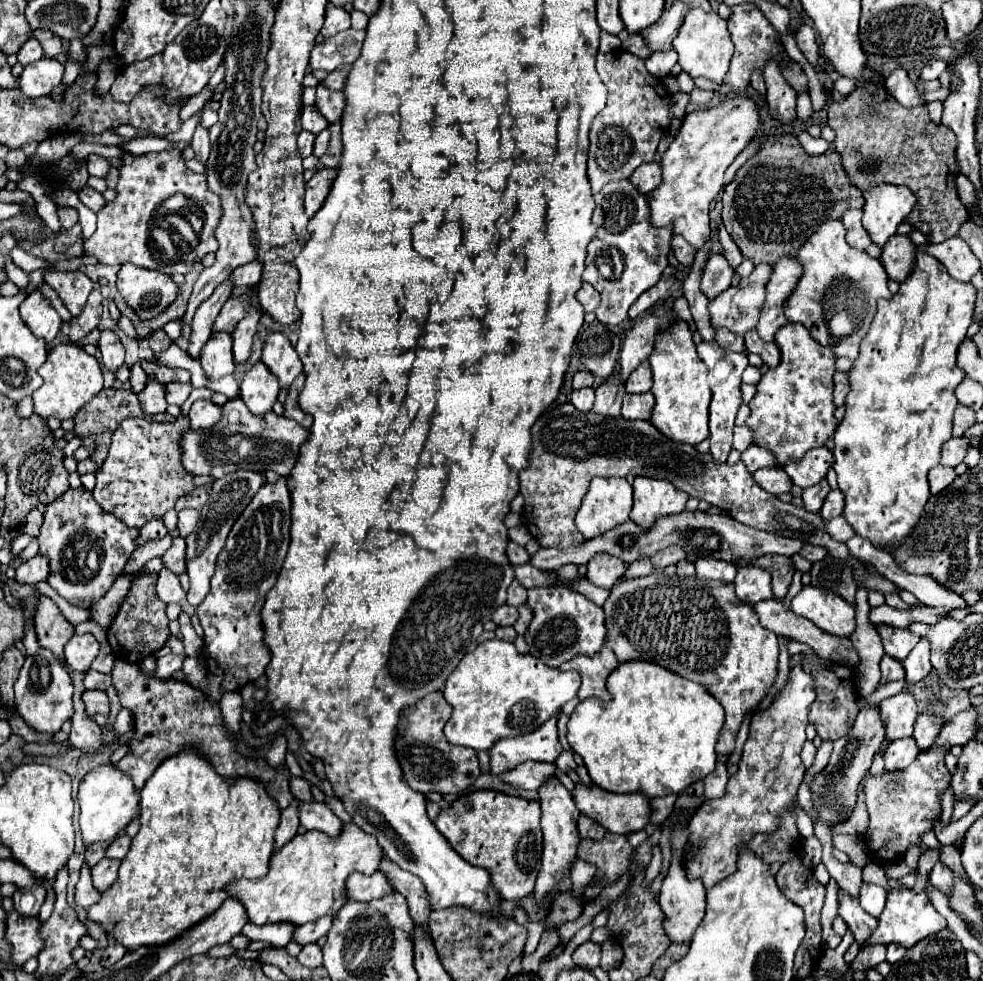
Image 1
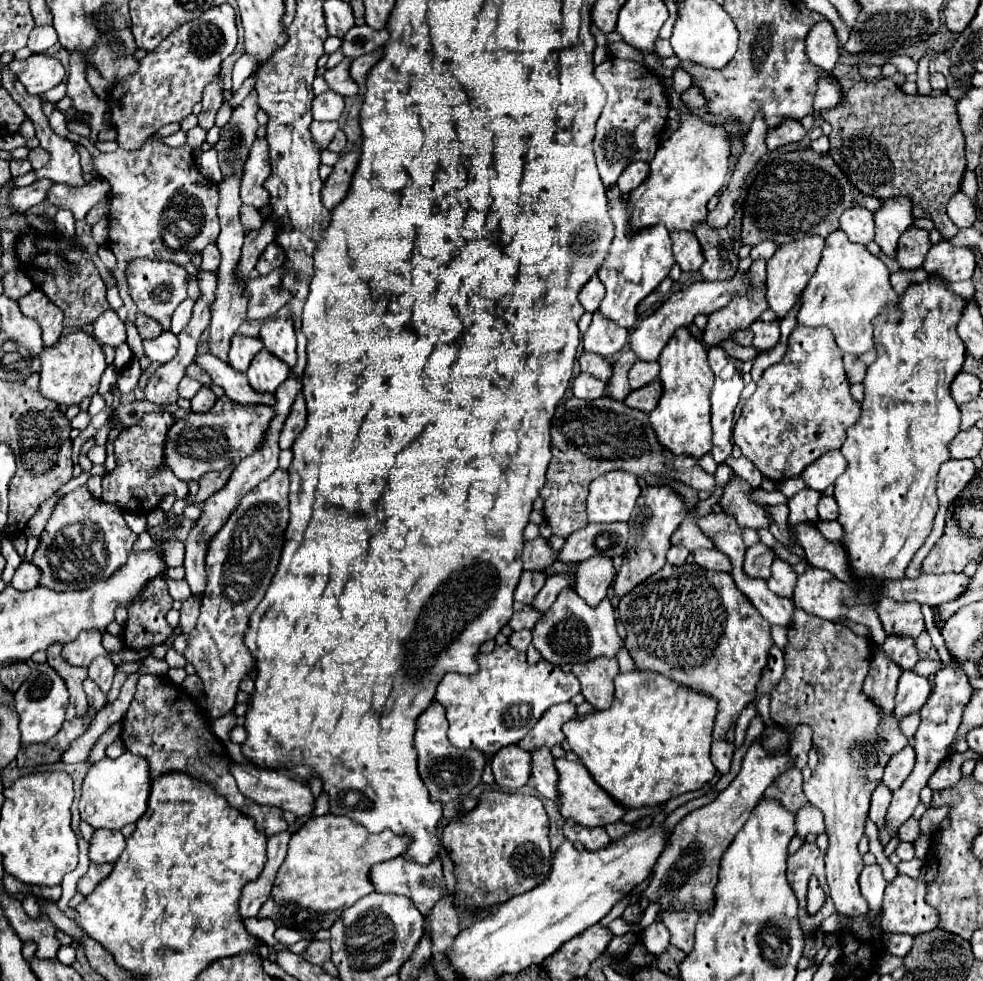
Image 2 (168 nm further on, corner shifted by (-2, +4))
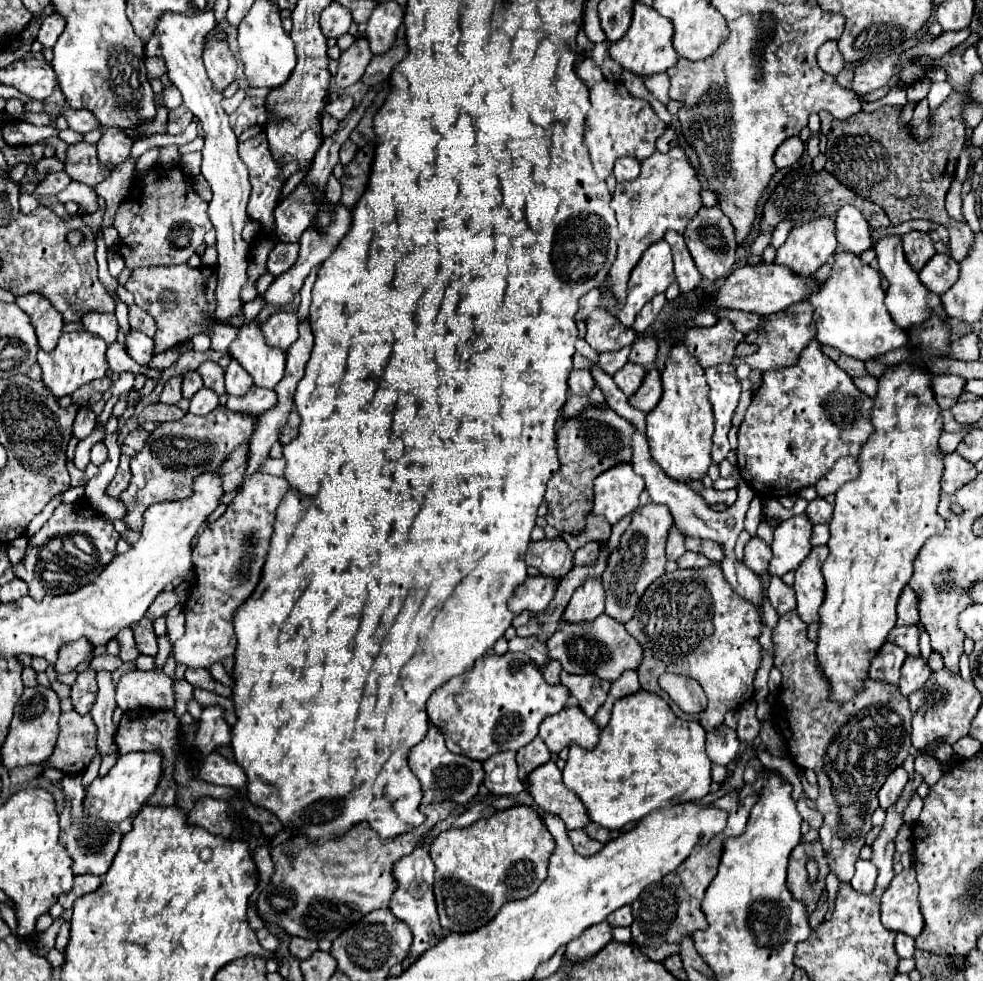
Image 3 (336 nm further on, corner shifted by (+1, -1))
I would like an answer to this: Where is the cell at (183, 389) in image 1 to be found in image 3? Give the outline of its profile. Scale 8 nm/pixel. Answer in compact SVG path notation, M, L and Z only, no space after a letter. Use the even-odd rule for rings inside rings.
M186 372L186 374L184 374L184 382L182 382L182 396L190 400L200 388L202 388L202 378L200 378L200 374L196 374L196 372Z

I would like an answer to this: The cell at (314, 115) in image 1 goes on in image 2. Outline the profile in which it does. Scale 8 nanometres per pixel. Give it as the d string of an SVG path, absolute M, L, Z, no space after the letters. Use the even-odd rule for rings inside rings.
M327 91L323 95L317 95L313 99L313 117L319 121L337 121L341 119L345 109L345 99L335 95L333 91Z

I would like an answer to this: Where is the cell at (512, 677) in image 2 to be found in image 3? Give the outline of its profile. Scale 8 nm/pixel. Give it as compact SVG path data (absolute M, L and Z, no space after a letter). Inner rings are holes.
M506 652L502 656L486 656L482 658L472 670L468 670L462 676L454 676L440 688L436 688L428 700L428 718L446 738L446 748L454 754L468 756L472 760L484 762L496 752L504 750L520 750L528 742L532 742L538 736L540 722L550 716L558 714L566 708L566 702L570 698L570 692L564 684L548 684L542 674L536 670L536 664L532 664L530 658L522 652Z

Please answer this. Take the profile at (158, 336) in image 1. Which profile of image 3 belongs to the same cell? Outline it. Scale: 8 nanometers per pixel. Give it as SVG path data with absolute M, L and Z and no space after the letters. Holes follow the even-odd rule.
M138 306L130 308L130 326L132 326L132 330L144 332L146 336L154 336L154 332L156 332L154 318L150 314L146 314L144 310L140 310Z

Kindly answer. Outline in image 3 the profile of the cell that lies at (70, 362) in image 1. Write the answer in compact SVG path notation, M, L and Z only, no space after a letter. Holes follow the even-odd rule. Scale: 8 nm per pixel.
M68 332L62 334L58 340L58 346L52 352L38 352L38 364L42 366L42 382L44 386L48 386L48 390L52 392L54 398L62 398L62 396L70 396L72 392L76 392L80 386L96 380L96 378L104 378L106 370L108 370L108 362L106 362L106 342L90 332Z

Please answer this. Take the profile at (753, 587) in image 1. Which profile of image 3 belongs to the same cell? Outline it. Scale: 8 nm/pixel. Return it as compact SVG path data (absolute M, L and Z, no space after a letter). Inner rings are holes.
M758 536L752 538L744 548L744 564L756 572L758 576L764 576L768 572L768 564L772 558L770 546L766 546Z

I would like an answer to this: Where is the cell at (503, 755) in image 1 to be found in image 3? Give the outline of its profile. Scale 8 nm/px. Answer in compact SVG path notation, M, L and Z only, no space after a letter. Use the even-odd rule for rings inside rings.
M564 708L560 714L552 714L540 724L540 738L546 742L550 752L560 752L570 742L580 744L582 748L592 748L598 742L600 728L580 710Z

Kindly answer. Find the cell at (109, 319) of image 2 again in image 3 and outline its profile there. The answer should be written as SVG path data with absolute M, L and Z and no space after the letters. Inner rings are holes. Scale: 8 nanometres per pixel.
M86 314L84 328L96 336L100 336L106 344L114 344L118 336L118 322L114 314Z

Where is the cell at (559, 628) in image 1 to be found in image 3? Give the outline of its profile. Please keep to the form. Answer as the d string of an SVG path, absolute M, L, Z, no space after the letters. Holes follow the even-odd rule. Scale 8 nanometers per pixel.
M600 614L592 622L558 622L558 630L546 640L548 656L558 660L562 668L570 674L586 674L592 672L600 678L616 680L624 670L636 670L642 658L642 650L638 642L626 634L624 626L610 618L608 614Z

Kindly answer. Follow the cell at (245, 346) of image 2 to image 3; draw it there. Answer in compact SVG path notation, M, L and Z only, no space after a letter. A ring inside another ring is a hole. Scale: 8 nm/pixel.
M230 360L230 364L226 366L226 392L240 396L246 394L248 388L252 386L252 378L244 372L244 368L238 364L238 360Z

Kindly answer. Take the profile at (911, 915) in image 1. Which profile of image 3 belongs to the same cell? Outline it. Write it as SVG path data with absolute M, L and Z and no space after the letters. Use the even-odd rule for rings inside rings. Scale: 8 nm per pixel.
M914 866L896 874L882 894L882 924L892 932L916 938L924 928L924 918L918 908L918 882Z

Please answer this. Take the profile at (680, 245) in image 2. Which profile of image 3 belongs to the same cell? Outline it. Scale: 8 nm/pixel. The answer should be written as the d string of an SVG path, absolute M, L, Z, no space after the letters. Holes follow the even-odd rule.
M680 248L674 252L674 272L676 272L676 280L678 280L682 292L694 290L702 280L702 274L698 272L698 268L686 248Z

